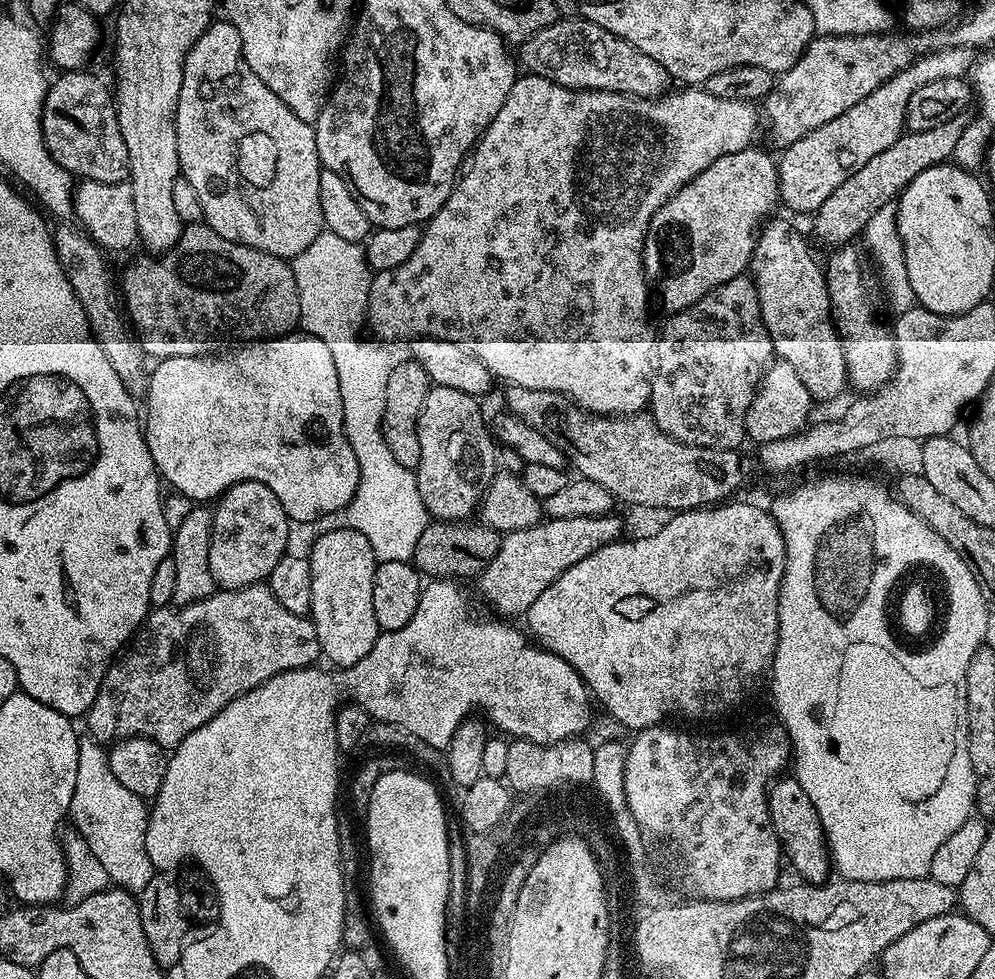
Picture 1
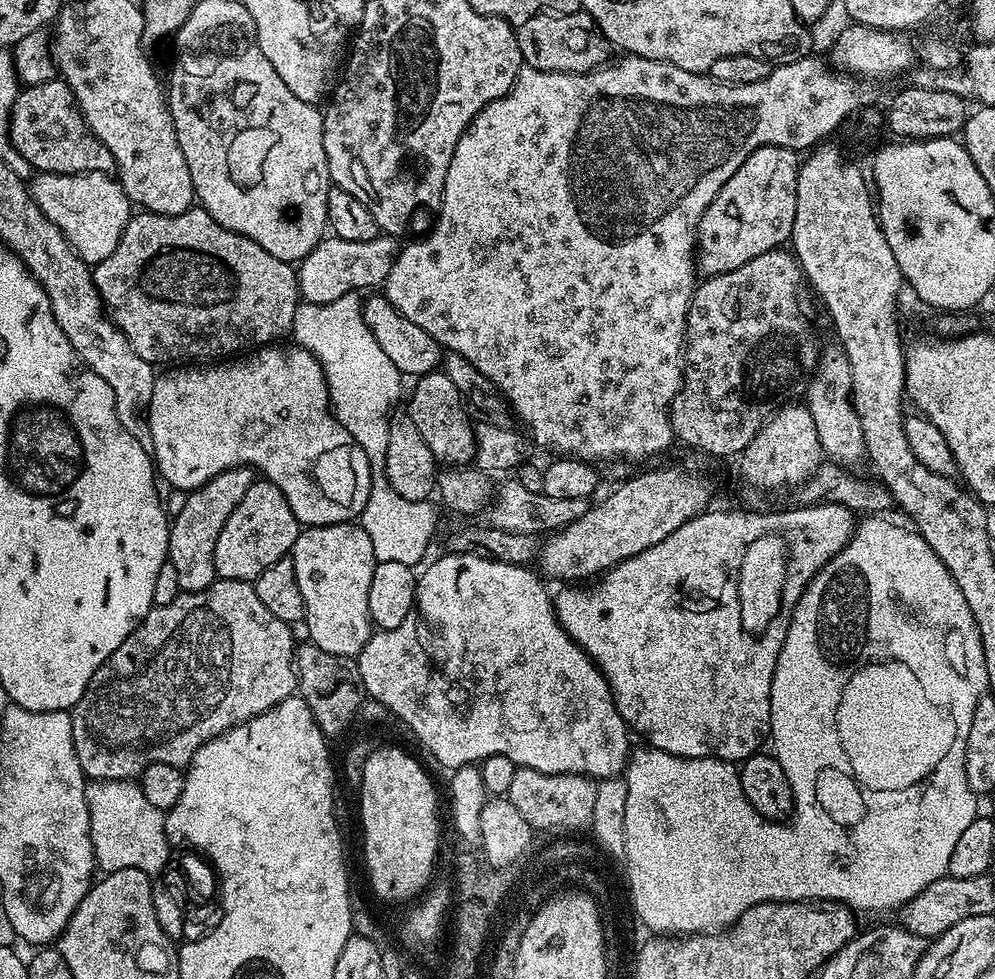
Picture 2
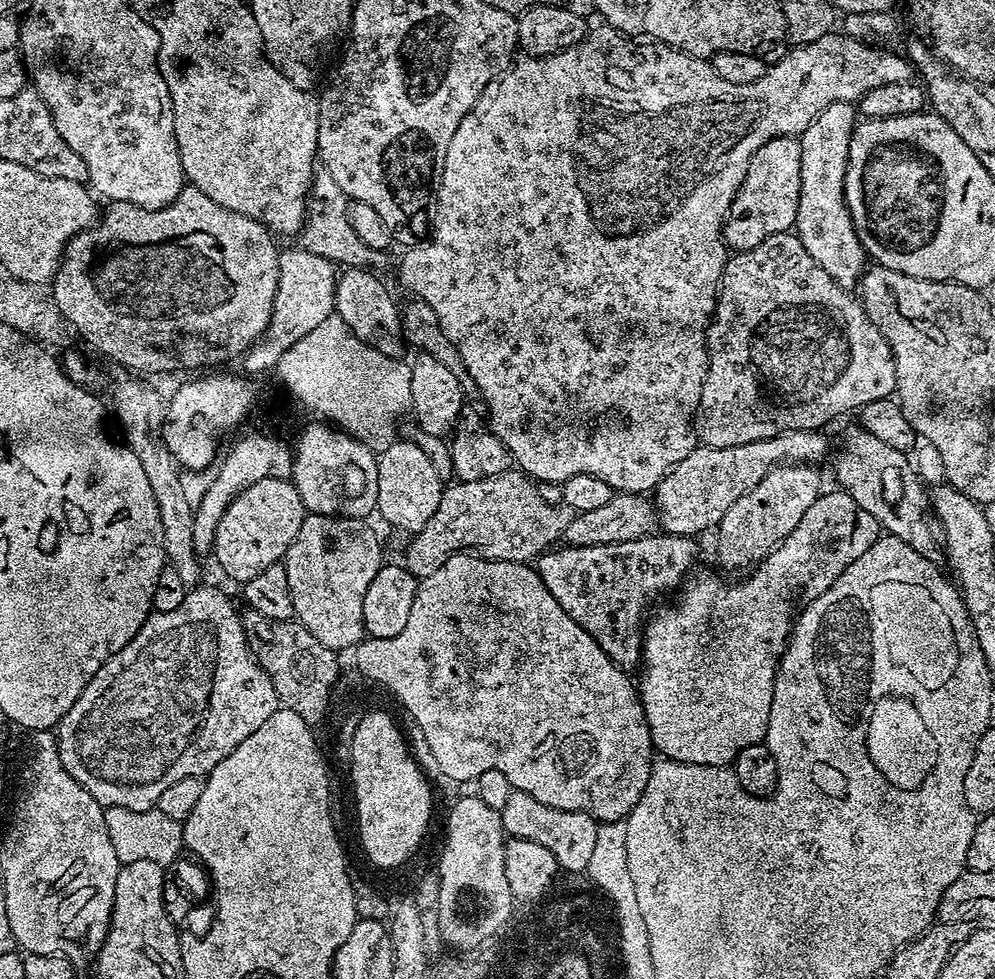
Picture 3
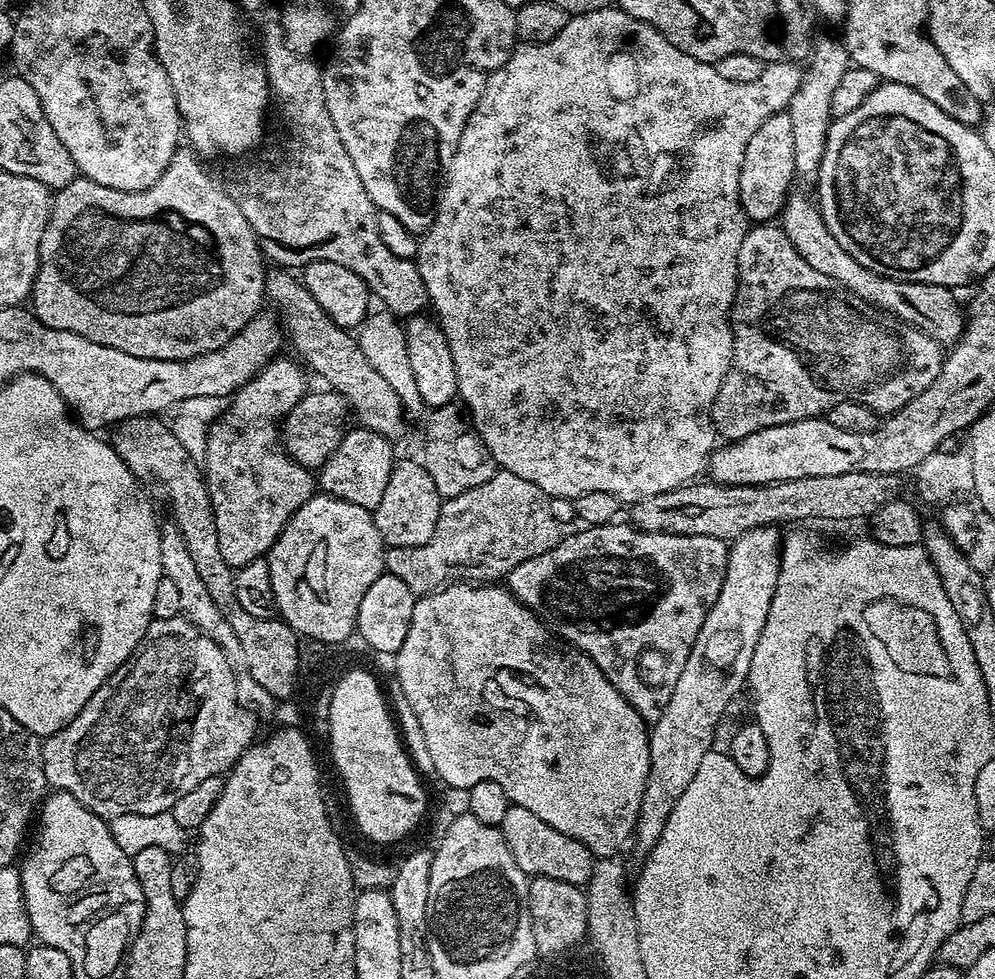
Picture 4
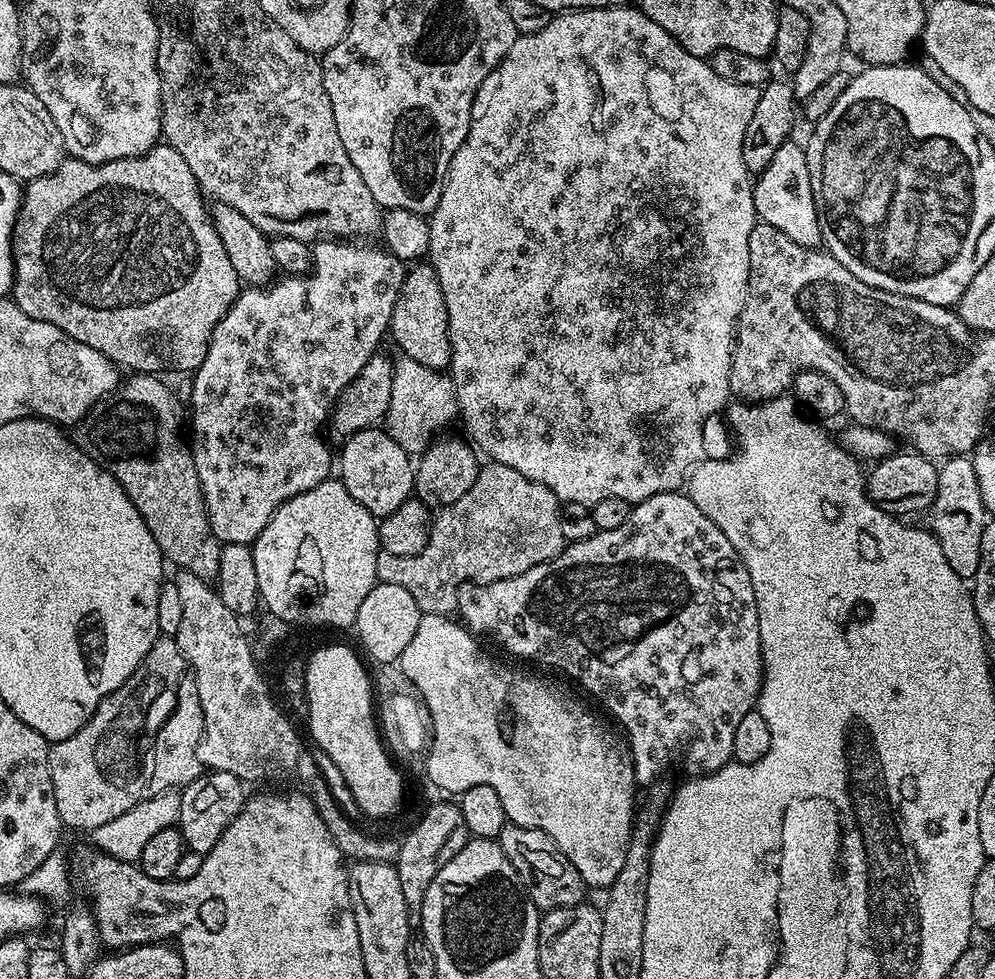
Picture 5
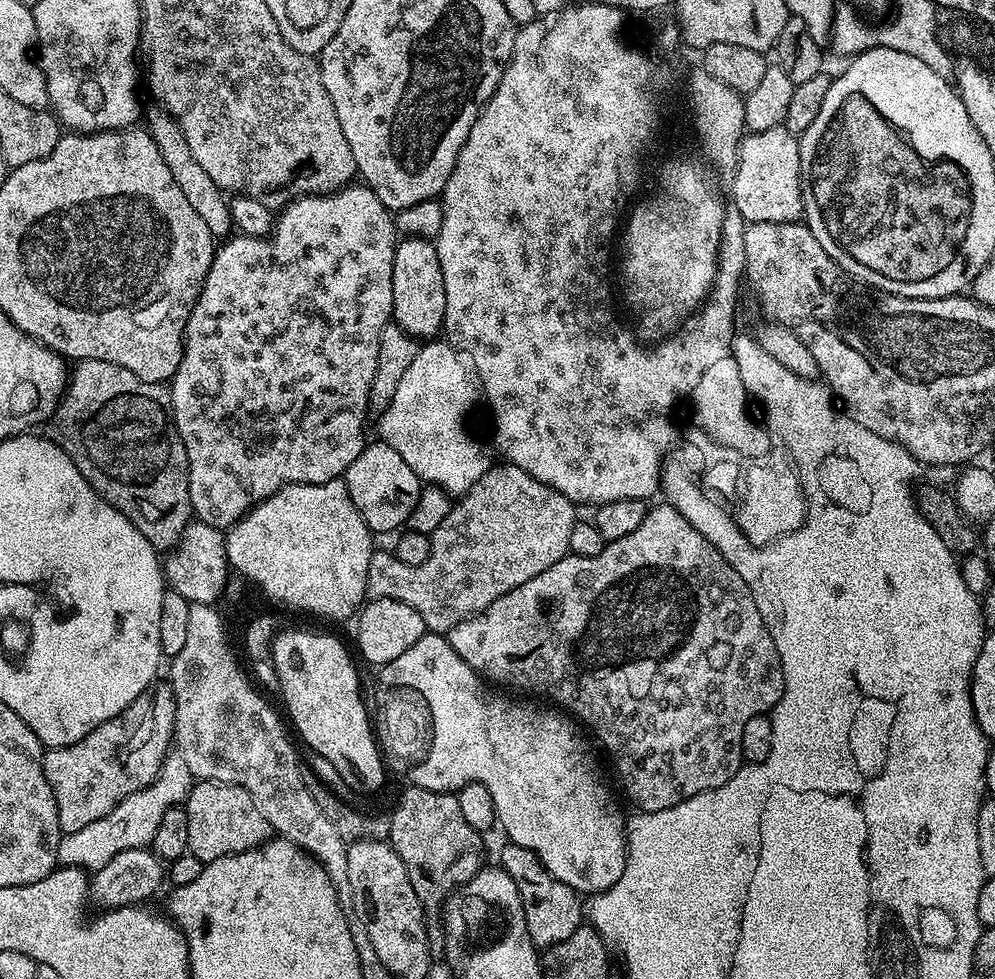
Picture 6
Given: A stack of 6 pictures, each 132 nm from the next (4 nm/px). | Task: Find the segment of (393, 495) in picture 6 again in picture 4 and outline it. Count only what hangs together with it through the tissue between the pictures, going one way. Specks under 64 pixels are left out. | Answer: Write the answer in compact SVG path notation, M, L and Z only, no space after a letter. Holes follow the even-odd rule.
M353 427L345 435L344 441L330 454L324 467L318 472L318 488L321 493L342 498L346 502L354 502L354 506L362 506L375 510L378 502L382 502L382 493L386 490L386 482L390 480L394 457L392 457L393 441L382 434L370 431L369 428Z

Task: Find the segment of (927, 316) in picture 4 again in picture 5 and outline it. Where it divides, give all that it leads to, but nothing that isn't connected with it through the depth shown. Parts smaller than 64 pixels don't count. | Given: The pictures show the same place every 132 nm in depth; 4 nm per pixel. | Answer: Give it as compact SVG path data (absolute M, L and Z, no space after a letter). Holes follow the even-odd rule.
M795 142L778 146L774 158L770 158L770 166L755 177L752 197L756 215L763 223L774 226L774 230L782 230L782 234L798 242L798 246L820 248L818 210L814 206L814 190L810 190L810 166L806 166L804 149L803 143Z

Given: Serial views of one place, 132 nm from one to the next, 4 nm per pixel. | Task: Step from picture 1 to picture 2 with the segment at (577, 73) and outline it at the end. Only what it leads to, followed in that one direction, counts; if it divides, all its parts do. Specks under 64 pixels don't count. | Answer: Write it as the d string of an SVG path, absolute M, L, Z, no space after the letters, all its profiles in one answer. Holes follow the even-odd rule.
M586 11L555 16L549 12L538 14L516 28L518 50L524 64L547 72L593 72L609 63L610 45L602 30Z

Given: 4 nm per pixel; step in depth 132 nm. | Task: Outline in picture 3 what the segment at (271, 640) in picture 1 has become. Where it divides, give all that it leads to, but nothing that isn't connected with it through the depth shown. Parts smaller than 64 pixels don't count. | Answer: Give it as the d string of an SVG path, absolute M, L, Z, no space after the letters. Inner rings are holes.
M193 587L175 610L152 612L138 634L90 678L86 690L54 729L66 774L92 795L101 809L145 812L155 808L162 790L181 778L207 777L270 714L281 707L274 682L248 651L238 608L220 588Z

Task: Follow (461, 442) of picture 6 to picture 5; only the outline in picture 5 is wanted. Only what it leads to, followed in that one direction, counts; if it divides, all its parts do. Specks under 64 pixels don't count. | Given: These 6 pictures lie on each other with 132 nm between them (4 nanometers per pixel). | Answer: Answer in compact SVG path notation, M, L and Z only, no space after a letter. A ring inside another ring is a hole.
M401 355L399 359L392 365L394 388L390 390L386 431L390 438L394 438L394 442L398 442L398 446L402 446L402 450L419 454L444 430L439 428L457 419L456 389L443 371L422 366L409 356Z

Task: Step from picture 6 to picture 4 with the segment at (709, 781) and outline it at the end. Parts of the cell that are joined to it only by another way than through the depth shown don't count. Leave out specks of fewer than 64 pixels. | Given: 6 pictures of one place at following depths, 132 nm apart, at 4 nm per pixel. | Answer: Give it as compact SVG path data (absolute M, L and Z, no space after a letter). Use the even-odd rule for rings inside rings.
M620 523L584 526L579 529L581 532L576 532L573 536L565 535L559 544L555 544L550 550L546 550L546 554L538 554L538 558L530 558L526 562L522 562L522 566L514 566L514 570L510 570L506 577L506 587L530 611L539 614L544 623L561 640L565 640L580 652L586 653L596 663L598 670L602 670L602 674L606 674L606 678L614 686L614 690L618 690L618 694L622 694L622 698L626 698L626 702L630 702L630 706L634 706L634 710L638 710L638 714L645 722L655 722L659 720L662 710L670 698L678 674L682 674L682 666L686 666L686 658L694 646L694 638L698 634L698 630L702 630L702 622L706 622L708 611L714 606L714 602L722 590L729 545L716 537L644 532L640 528L633 527L631 523Z

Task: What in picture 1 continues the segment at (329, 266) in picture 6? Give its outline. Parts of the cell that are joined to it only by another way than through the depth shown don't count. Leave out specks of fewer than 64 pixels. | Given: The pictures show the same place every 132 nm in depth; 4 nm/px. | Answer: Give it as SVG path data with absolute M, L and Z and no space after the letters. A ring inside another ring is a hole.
M247 480L226 489L212 508L210 574L214 574L217 589L245 588L251 584L267 581L274 566L278 566L278 562L289 551L288 527L290 527L290 521L286 510L282 510L282 502L278 502L270 486L262 486L262 482Z

